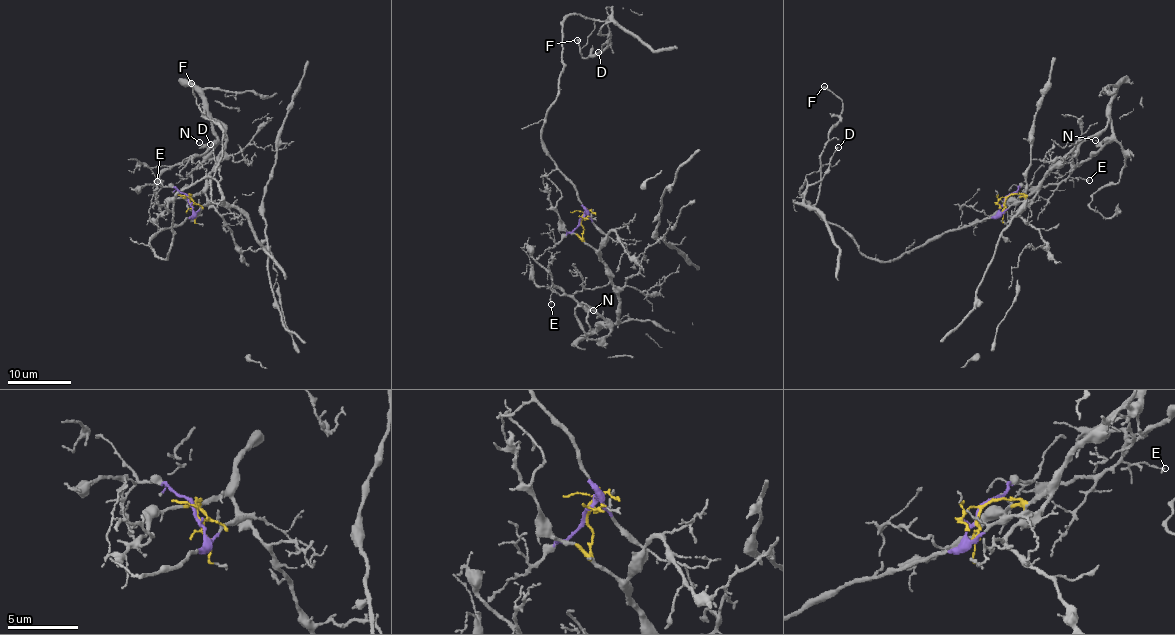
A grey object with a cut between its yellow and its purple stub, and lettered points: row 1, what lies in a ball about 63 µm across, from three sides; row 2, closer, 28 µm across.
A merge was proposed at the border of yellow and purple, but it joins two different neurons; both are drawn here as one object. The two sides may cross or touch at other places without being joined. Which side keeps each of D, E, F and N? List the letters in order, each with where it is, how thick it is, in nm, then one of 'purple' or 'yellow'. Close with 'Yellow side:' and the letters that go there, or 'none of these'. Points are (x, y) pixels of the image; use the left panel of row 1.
D: (210, 144) | 140 nm | purple
E: (157, 181) | 170 nm | yellow
F: (191, 83) | 320 nm | purple
N: (199, 142) | 70 nm | yellow
Yellow side: E, N

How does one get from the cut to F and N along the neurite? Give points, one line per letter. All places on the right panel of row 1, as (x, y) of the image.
F: (1006, 200), (869, 259), (799, 194), (806, 180), (816, 203), (839, 117), (823, 86)
N: (1006, 200), (1014, 194), (1030, 194), (1094, 137), (1108, 117), (1112, 134), (1103, 144), (1095, 139)

